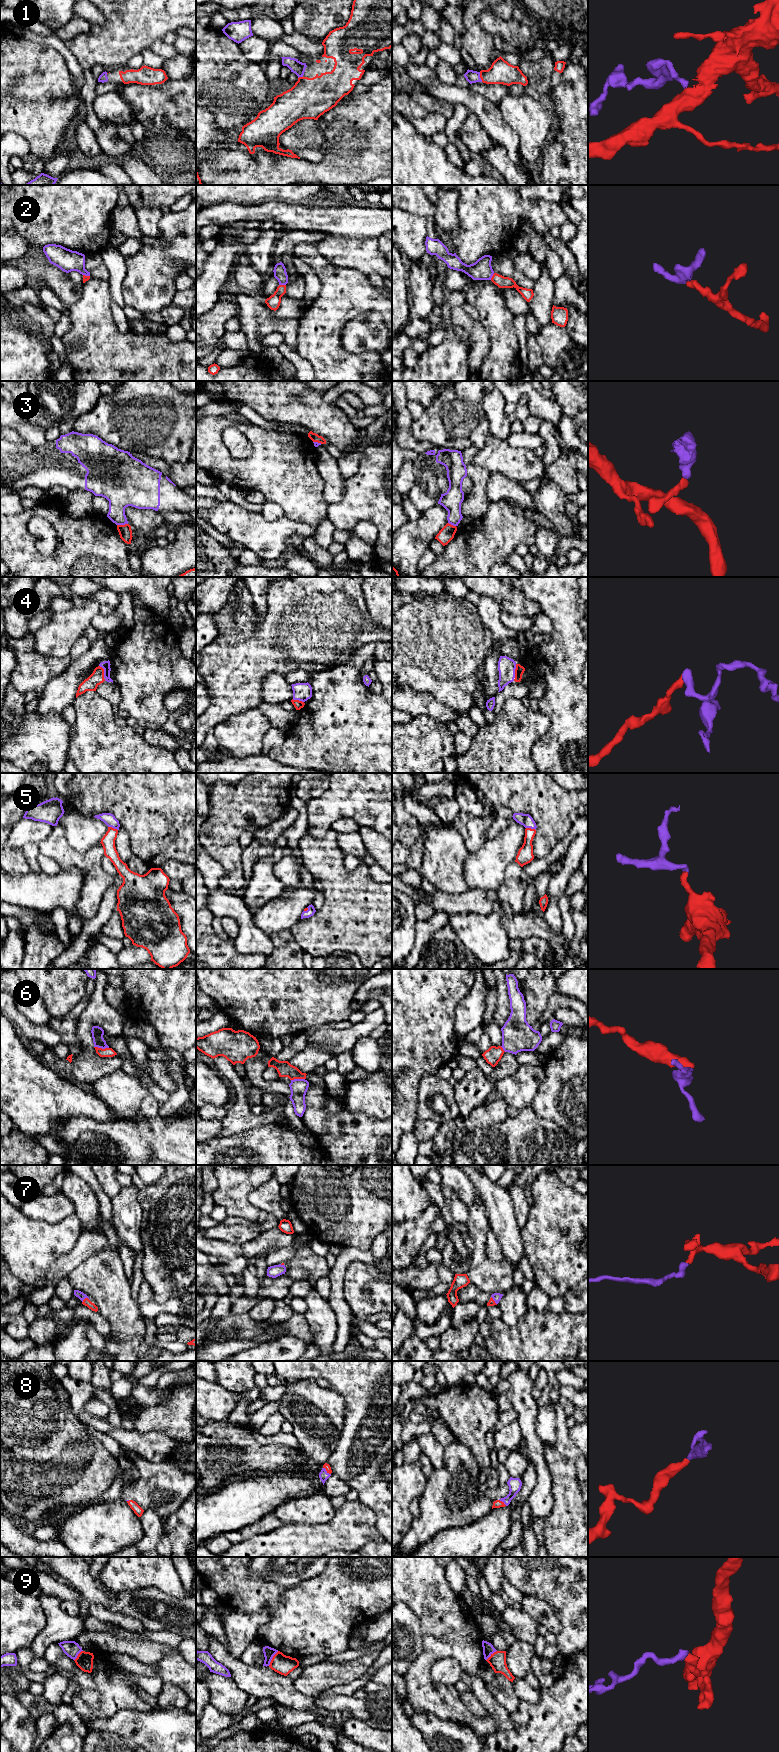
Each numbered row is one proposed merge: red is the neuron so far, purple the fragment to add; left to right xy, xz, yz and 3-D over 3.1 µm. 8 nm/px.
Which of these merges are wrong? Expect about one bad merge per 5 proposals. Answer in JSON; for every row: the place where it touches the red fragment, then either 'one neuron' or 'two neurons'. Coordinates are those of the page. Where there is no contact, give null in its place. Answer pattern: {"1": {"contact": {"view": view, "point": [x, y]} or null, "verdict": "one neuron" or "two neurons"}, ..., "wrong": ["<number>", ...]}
{"1": {"contact": {"view": "yz", "point": [480, 77]}, "verdict": "one neuron"}, "2": {"contact": {"view": "xz", "point": [282, 285]}, "verdict": "one neuron"}, "3": {"contact": {"view": "xy", "point": [122, 525]}, "verdict": "two neurons"}, "4": {"contact": {"view": "yz", "point": [515, 671]}, "verdict": "one neuron"}, "5": {"contact": {"view": "xy", "point": [113, 828]}, "verdict": "one neuron"}, "6": {"contact": {"view": "xy", "point": [101, 1048]}, "verdict": "one neuron"}, "7": {"contact": {"view": "xy", "point": [85, 1298]}, "verdict": "one neuron"}, "8": {"contact": {"view": "yz", "point": [503, 1502]}, "verdict": "one neuron"}, "9": {"contact": {"view": "xz", "point": [272, 1658]}, "verdict": "two neurons"}, "wrong": ["3", "9"]}

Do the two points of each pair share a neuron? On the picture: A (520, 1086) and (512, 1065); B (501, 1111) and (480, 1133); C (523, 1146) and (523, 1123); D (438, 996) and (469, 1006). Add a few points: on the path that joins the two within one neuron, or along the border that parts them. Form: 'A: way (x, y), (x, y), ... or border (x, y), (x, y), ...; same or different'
A: border (521, 1065), (513, 1074), (506, 1075), (494, 1083); different
B: way (496, 1116), (484, 1128); same
C: way (523, 1140), (523, 1129); same
D: border (472, 983), (469, 991), (455, 1008), (453, 1025); different

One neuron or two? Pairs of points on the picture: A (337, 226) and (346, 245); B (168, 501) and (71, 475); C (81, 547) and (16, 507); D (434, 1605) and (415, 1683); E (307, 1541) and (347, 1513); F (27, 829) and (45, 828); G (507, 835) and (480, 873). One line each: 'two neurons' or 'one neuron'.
A: two neurons
B: one neuron
C: two neurons
D: one neuron
E: one neuron
F: one neuron
G: one neuron

